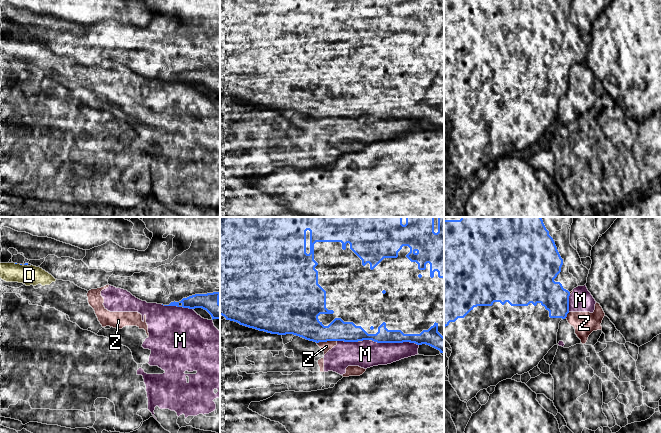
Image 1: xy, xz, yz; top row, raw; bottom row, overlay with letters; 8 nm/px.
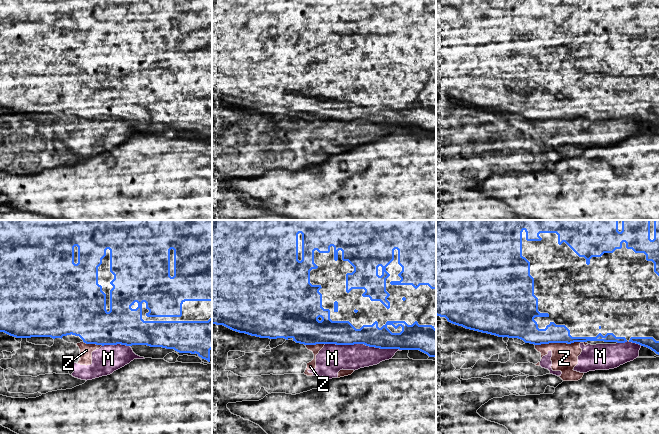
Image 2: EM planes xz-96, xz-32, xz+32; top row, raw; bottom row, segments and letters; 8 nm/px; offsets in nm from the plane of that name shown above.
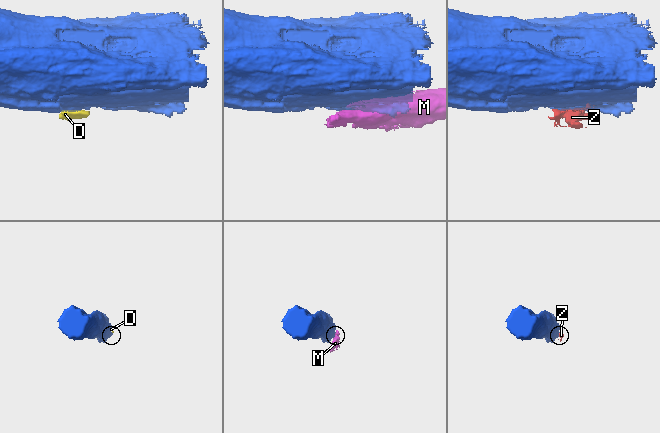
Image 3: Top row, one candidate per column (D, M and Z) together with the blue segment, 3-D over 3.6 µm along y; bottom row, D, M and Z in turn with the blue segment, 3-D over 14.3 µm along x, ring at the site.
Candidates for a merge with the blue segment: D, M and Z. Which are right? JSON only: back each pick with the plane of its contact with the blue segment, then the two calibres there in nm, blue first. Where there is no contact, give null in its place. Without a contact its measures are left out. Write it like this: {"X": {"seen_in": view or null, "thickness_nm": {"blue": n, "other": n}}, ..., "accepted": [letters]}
{"accepted": []}

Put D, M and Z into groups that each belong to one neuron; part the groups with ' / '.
D M Z

